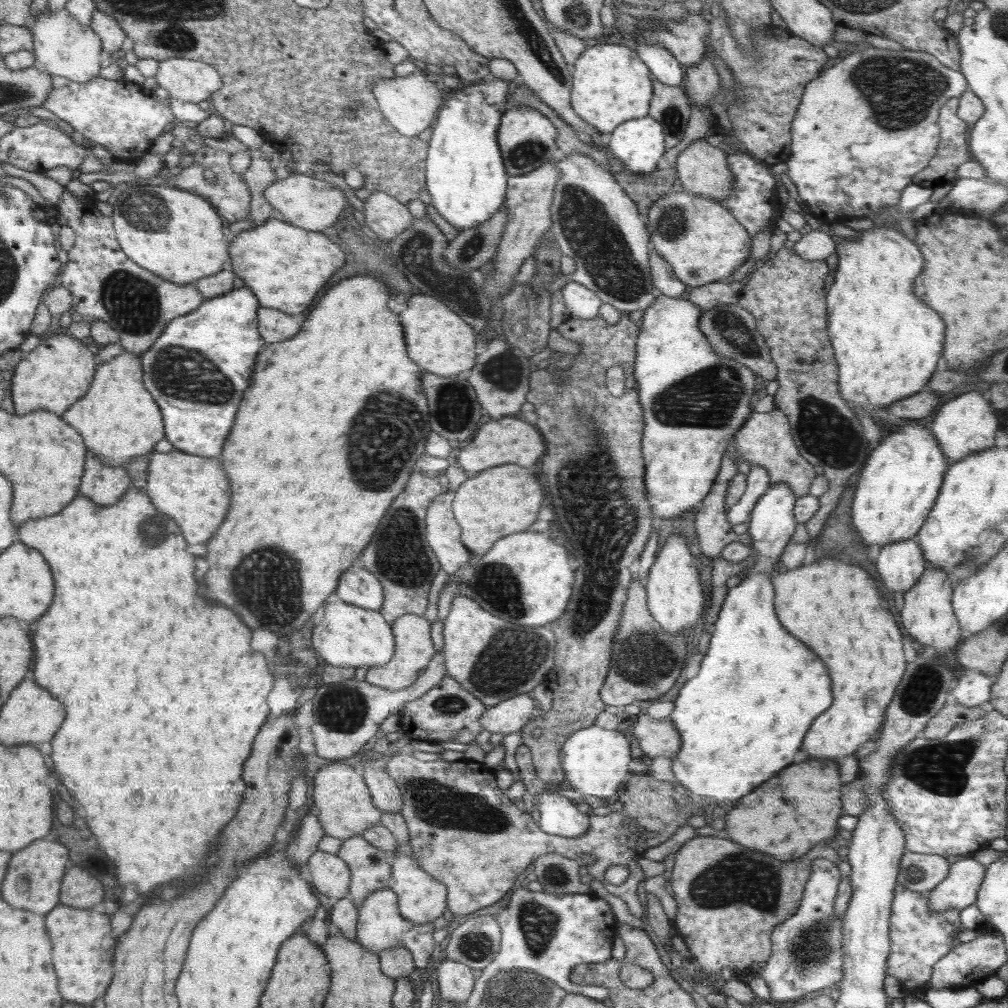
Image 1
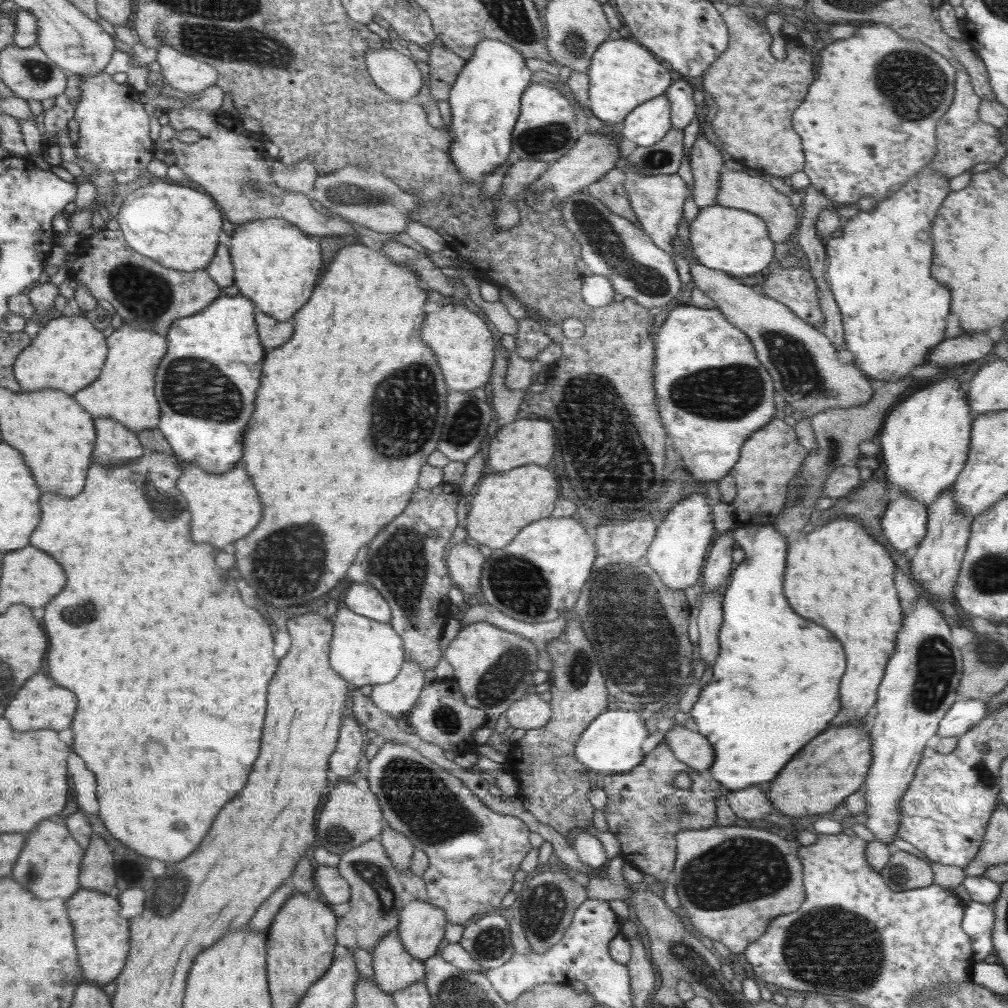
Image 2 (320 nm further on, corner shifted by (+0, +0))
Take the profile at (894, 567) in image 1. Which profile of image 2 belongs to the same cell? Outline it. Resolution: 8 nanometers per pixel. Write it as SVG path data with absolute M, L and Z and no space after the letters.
M897 493L881 520L883 533L898 552L918 546L927 531L927 508L916 499Z

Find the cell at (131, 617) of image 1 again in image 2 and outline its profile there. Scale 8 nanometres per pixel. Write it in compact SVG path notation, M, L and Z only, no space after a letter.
M146 451L144 456L119 467L95 464L87 475L88 484L80 496L70 498L54 492L42 493L39 500L41 505L44 504L42 518L30 542L30 546L55 558L68 576L68 588L46 604L44 628L48 628L48 636L52 636L52 648L48 648L48 672L52 680L64 688L72 688L72 692L80 696L80 712L76 712L76 724L72 724L74 752L86 762L86 768L96 774L100 818L116 840L128 844L142 856L160 858L164 862L180 862L190 856L208 834L212 818L216 818L220 808L228 802L228 794L232 800L234 794L244 788L252 764L260 752L260 736L266 714L266 688L278 666L278 660L272 654L274 638L262 614L242 602L236 586L224 586L228 570L218 568L216 562L204 562L206 558L214 560L218 550L210 544L194 544L190 540L191 512L187 500L182 498L177 488L182 475L183 469L180 469L174 454L154 451Z

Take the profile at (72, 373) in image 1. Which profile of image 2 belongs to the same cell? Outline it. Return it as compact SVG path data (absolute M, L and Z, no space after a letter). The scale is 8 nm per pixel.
M67 311L50 319L32 339L32 348L28 348L24 356L18 356L15 360L16 380L22 385L21 390L30 392L51 388L74 396L95 382L100 370L106 366L106 341L102 331L98 332L92 322L84 318L84 314L75 315Z

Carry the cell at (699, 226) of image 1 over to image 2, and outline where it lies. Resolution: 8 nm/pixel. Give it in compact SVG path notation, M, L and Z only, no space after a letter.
M722 205L699 207L699 213L690 223L690 240L694 256L700 264L713 271L724 271L731 277L746 277L769 269L774 257L774 244L766 224L759 216L738 208Z

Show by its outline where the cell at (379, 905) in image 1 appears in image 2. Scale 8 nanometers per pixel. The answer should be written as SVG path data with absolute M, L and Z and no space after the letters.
M396 929L380 940L371 955L374 981L386 993L394 994L425 978L426 962L411 955Z

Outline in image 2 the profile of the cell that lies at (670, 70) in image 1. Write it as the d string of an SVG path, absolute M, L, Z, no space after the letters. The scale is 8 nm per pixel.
M676 76L666 90L666 98L670 104L671 127L685 129L696 116L694 101L695 88L684 78Z

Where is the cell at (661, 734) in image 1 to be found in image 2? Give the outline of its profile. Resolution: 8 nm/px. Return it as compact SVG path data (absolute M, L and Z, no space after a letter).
M674 725L665 734L664 742L672 749L673 755L688 766L707 774L715 757L709 740L699 732L682 725Z

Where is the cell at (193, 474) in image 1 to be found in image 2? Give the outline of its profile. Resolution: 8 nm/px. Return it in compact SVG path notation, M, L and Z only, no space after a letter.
M188 461L183 466L183 475L178 480L177 488L187 500L192 536L196 536L196 542L210 542L212 546L224 548L226 544L250 534L262 518L260 496L240 464L232 472L210 473Z

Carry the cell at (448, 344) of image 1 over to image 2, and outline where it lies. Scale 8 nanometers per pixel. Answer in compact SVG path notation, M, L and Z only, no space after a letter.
M447 304L436 314L428 314L428 320L424 320L424 340L428 340L428 346L440 360L440 368L444 368L448 388L468 392L474 388L480 389L489 381L488 370L492 374L495 364L492 332L488 332L484 320L466 306Z

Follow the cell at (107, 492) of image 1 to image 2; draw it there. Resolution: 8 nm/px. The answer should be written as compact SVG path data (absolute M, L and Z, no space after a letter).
M95 418L95 429L98 433L96 464L119 467L146 454L137 434L117 420Z

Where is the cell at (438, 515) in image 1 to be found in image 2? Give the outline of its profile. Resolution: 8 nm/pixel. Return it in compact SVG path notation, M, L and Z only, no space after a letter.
M468 539L450 548L447 558L448 572L451 573L456 587L466 596L479 597L476 592L480 592L485 562L486 558L480 553L478 546Z

